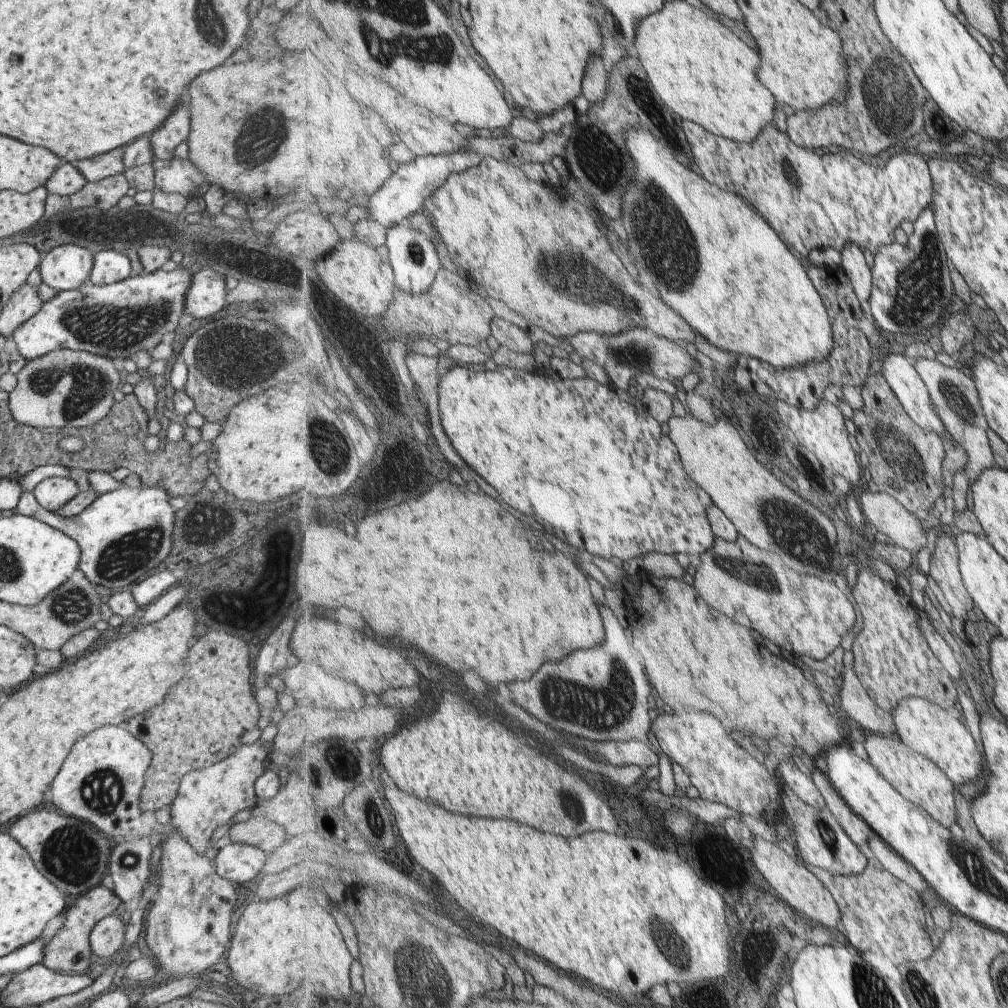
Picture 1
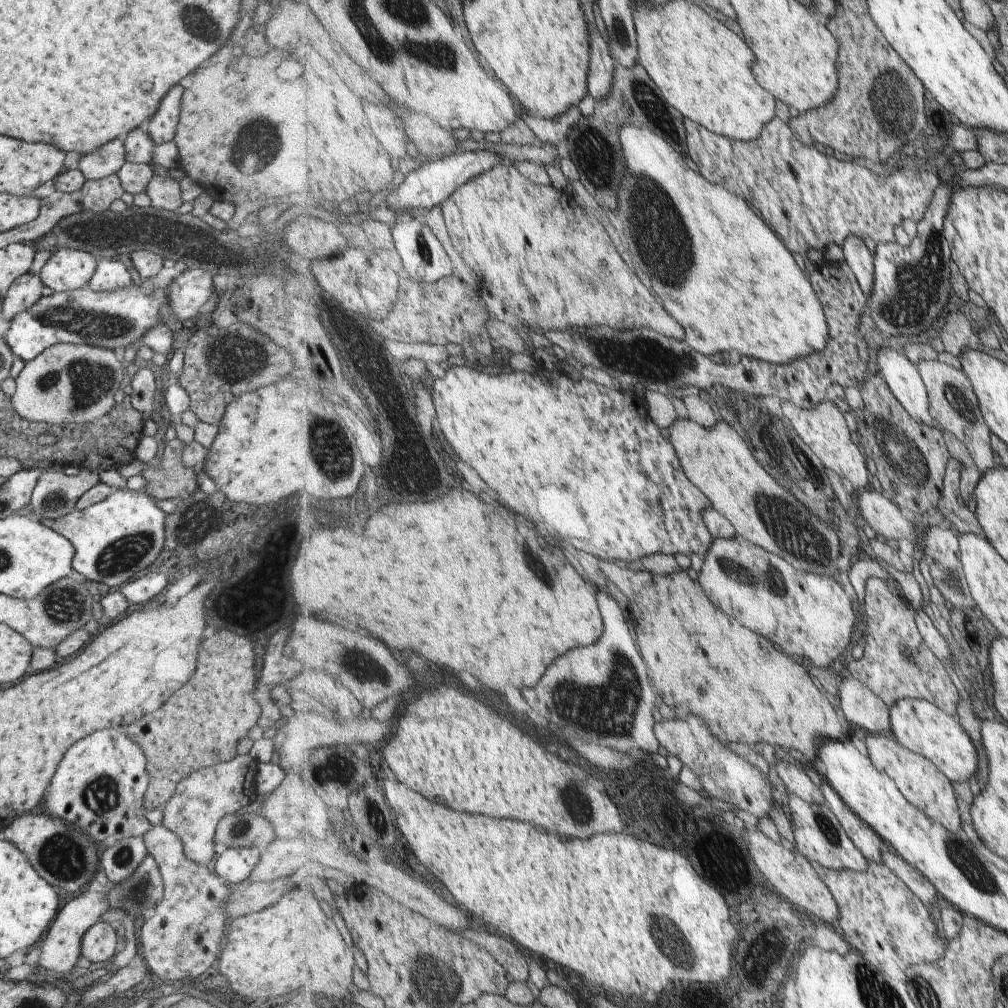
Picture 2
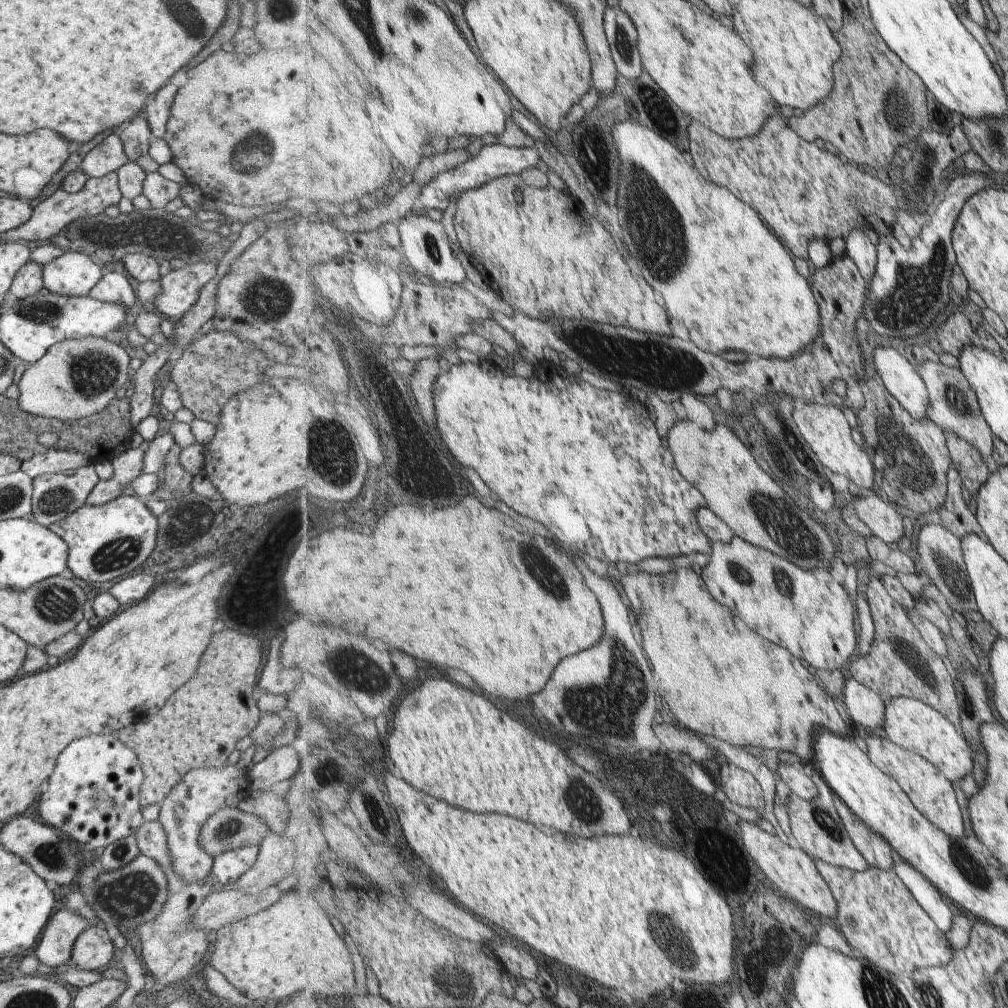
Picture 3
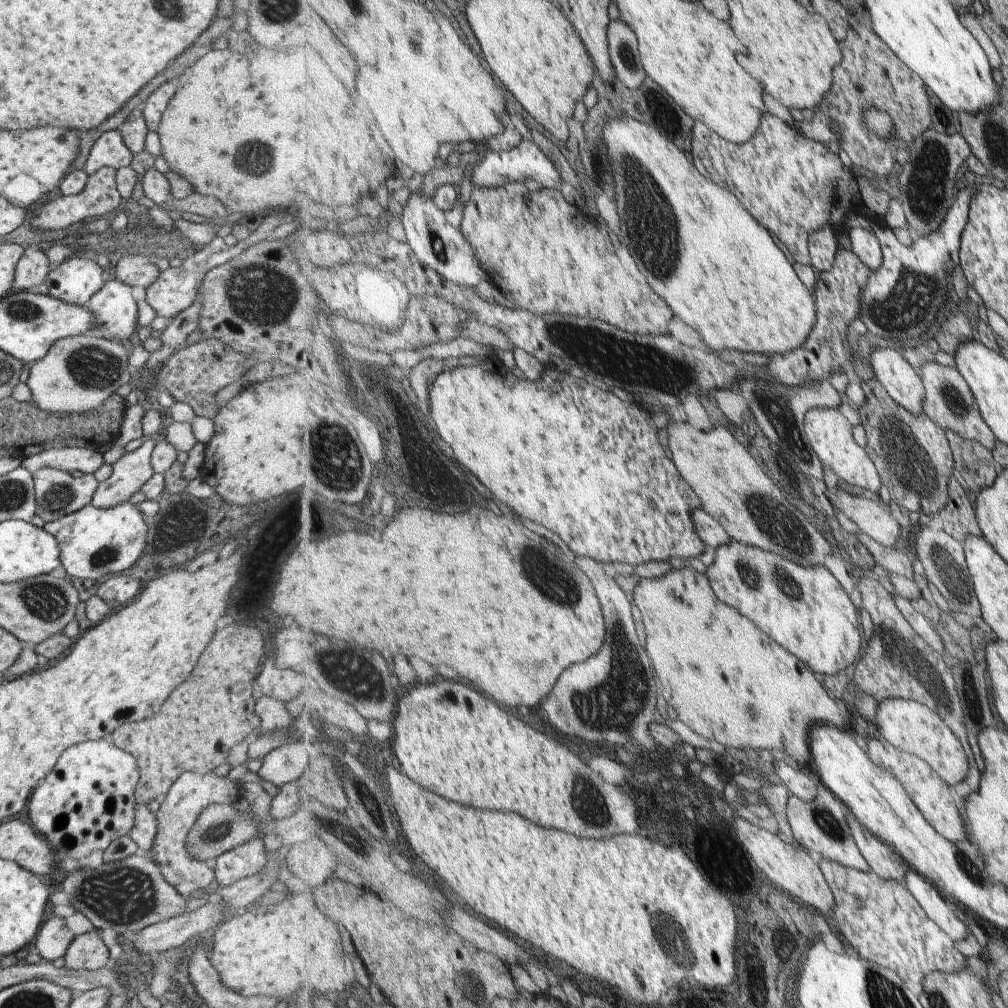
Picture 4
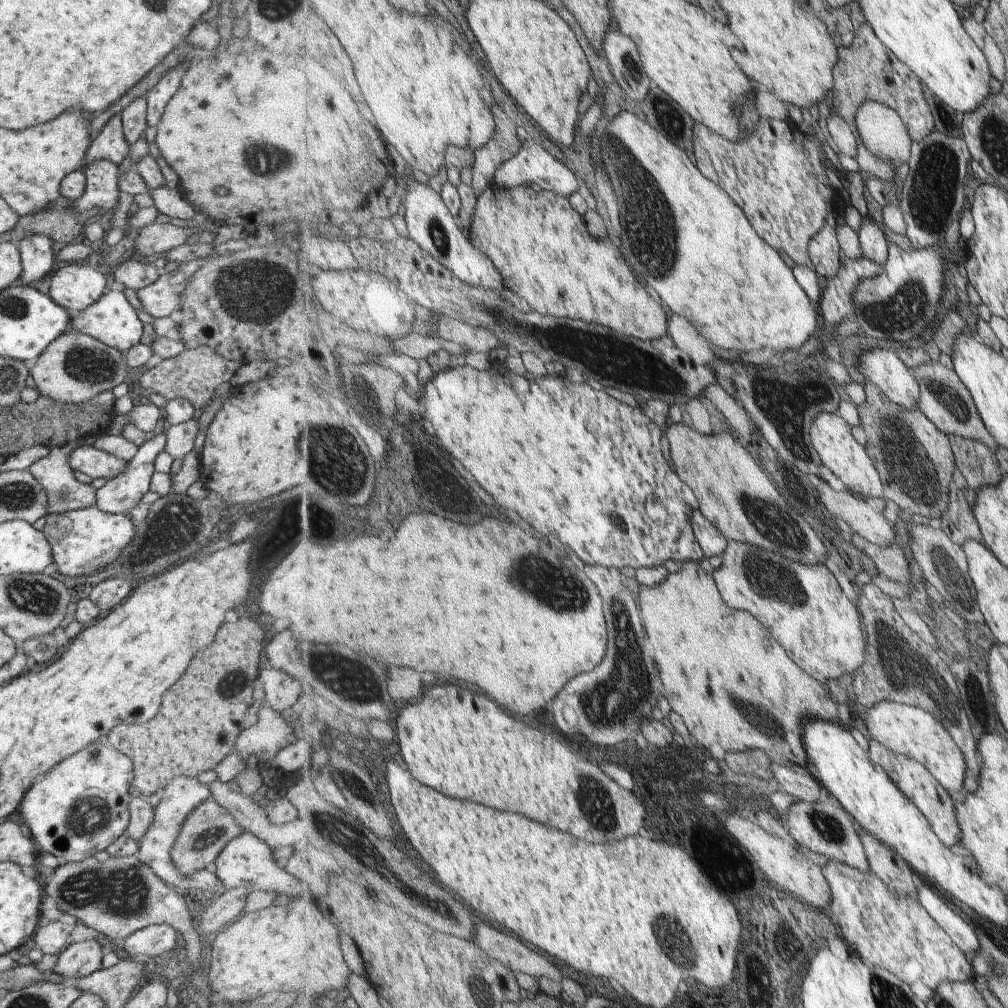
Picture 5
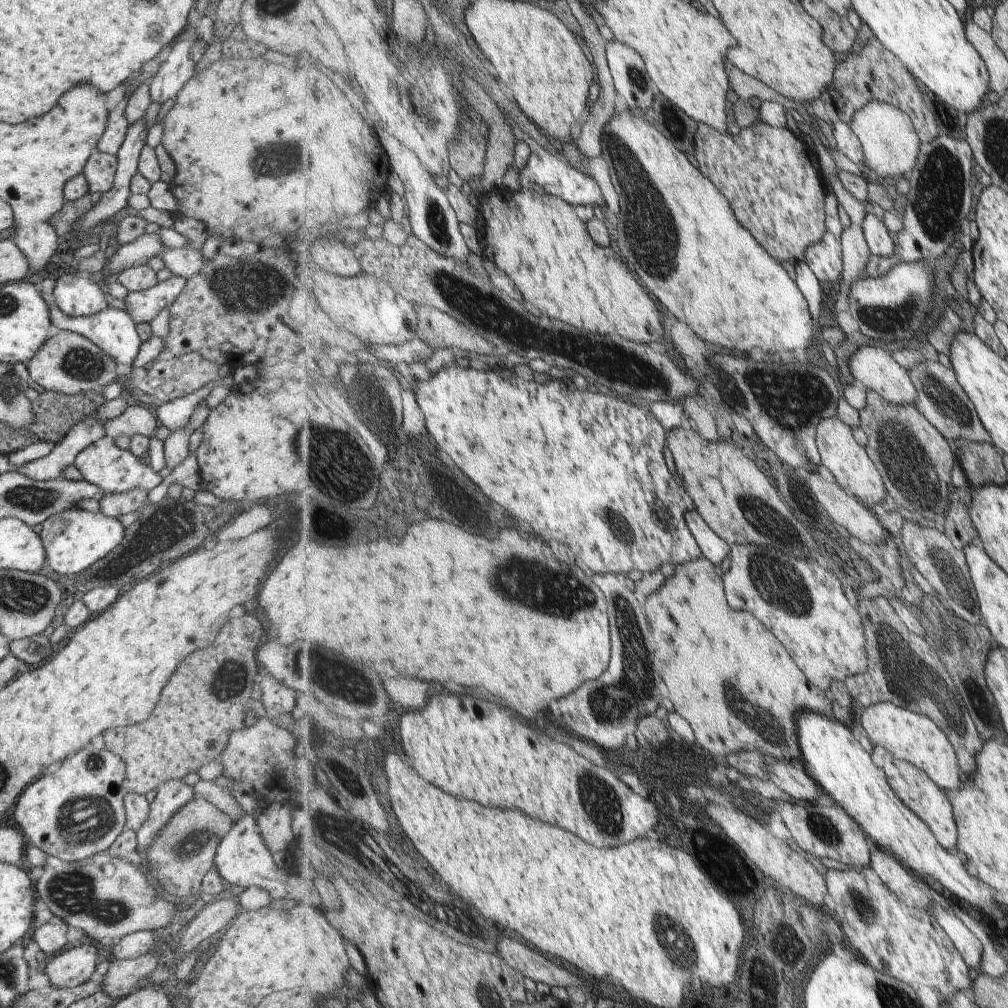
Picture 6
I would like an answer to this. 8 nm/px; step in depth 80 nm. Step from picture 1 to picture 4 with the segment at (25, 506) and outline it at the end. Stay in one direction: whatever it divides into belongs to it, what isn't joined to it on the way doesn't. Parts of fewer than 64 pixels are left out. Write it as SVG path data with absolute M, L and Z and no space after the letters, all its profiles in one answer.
M125 502L106 509L95 508L93 505L85 505L71 514L53 519L42 527L58 544L58 557L67 576L81 580L97 580L100 576L121 572L129 568L137 560L145 544L146 526L144 516L137 510L137 505Z

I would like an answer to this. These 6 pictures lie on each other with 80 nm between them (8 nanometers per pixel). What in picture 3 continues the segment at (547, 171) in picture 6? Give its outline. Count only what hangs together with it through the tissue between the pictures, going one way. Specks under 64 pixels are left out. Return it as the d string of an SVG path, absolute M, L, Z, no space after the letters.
M501 143L485 145L479 154L471 156L465 164L459 165L454 171L436 174L437 176L422 188L421 195L414 206L444 211L449 206L449 202L463 191L486 185L499 177L521 174L527 168L538 168L541 172L546 172L548 168L533 145L527 144L523 148L508 147Z

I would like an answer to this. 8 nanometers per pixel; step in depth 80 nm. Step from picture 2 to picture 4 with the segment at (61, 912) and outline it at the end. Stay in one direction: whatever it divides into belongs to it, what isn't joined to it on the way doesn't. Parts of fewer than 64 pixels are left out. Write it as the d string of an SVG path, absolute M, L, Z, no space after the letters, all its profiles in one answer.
M52 916L39 927L33 944L41 958L53 962L55 958L64 956L68 944L74 937L64 920Z

